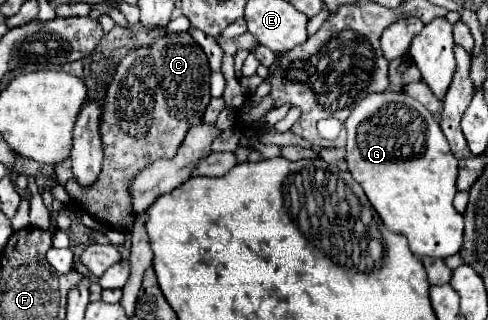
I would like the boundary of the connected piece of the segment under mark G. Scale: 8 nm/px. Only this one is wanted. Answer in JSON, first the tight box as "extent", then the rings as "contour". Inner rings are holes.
{"extent":[345,90,463,258],"contour":[[[385,90],[381,94],[365,96],[345,122],[347,130],[347,164],[351,176],[365,190],[371,206],[377,210],[383,226],[391,232],[401,232],[409,240],[415,256],[445,258],[457,254],[463,244],[463,216],[453,208],[457,194],[457,160],[449,150],[447,138],[439,128],[437,118],[417,100],[403,92]]]}

